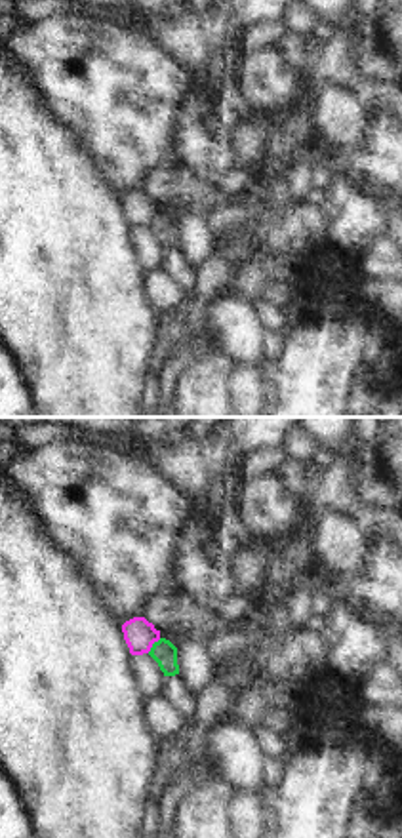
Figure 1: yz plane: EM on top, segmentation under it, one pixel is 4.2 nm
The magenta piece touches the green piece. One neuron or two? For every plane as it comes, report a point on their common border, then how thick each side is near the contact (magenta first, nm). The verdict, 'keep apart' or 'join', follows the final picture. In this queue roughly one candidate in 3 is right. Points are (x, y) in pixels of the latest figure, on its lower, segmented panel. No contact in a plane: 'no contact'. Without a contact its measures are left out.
(153, 642) | 140/100 nm

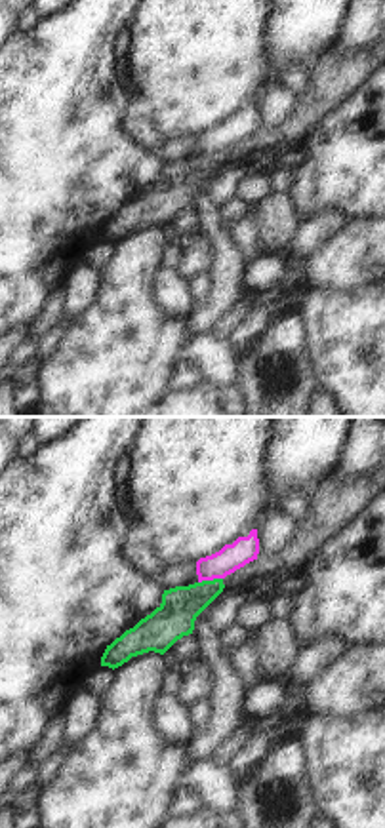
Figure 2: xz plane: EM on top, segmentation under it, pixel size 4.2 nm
(210, 579) | 110/160 nm

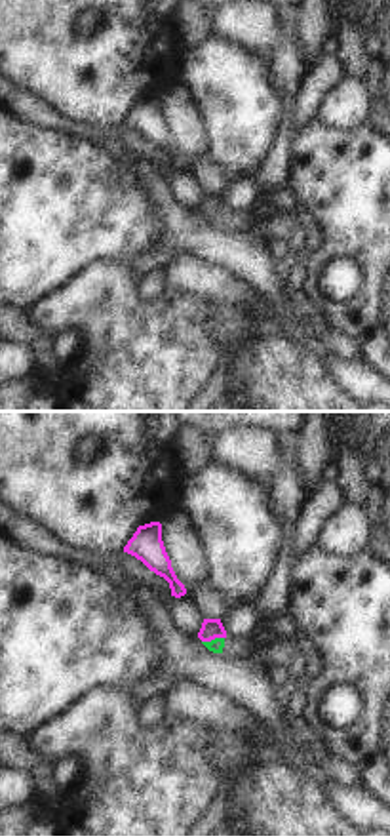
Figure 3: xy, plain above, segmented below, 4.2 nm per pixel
(212, 638) | 90/60 nm

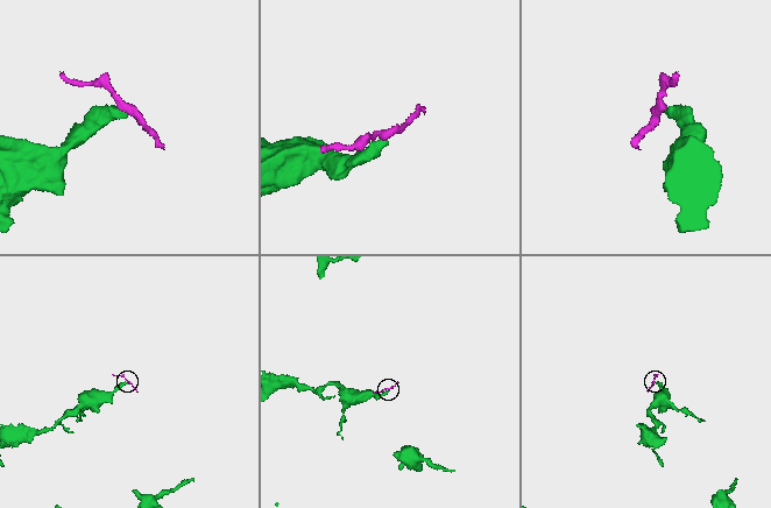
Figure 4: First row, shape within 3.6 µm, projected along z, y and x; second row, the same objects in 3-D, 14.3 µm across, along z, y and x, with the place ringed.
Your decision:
keep apart

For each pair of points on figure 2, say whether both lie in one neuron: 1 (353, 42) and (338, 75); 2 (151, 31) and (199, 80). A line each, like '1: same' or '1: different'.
1: different
2: same

